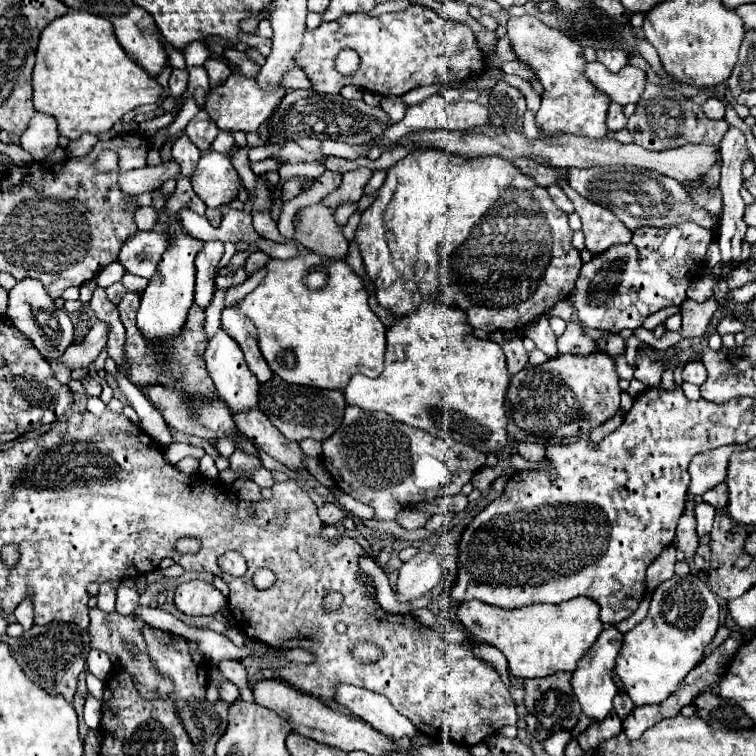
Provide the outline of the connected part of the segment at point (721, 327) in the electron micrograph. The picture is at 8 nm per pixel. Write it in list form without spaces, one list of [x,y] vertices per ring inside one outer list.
[[[725,316],[719,324],[717,324],[717,334],[719,336],[725,336],[725,334],[737,334],[737,332],[743,332],[743,322],[733,318],[733,316]]]

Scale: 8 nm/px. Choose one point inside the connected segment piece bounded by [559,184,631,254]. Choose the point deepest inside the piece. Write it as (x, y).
(602, 229)

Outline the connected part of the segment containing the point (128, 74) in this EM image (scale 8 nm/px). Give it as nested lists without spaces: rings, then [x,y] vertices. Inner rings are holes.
[[[71,10],[41,32],[33,68],[33,106],[55,116],[61,136],[77,140],[83,134],[107,132],[127,112],[157,102],[161,92],[163,86],[117,42],[107,18]]]

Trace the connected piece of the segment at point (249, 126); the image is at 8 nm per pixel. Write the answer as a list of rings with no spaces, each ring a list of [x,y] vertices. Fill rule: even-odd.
[[[233,72],[227,82],[207,94],[205,110],[221,130],[255,132],[269,120],[271,112],[279,106],[279,100],[285,96],[285,92],[287,90],[283,86],[259,86],[255,78],[247,78],[243,74]]]

